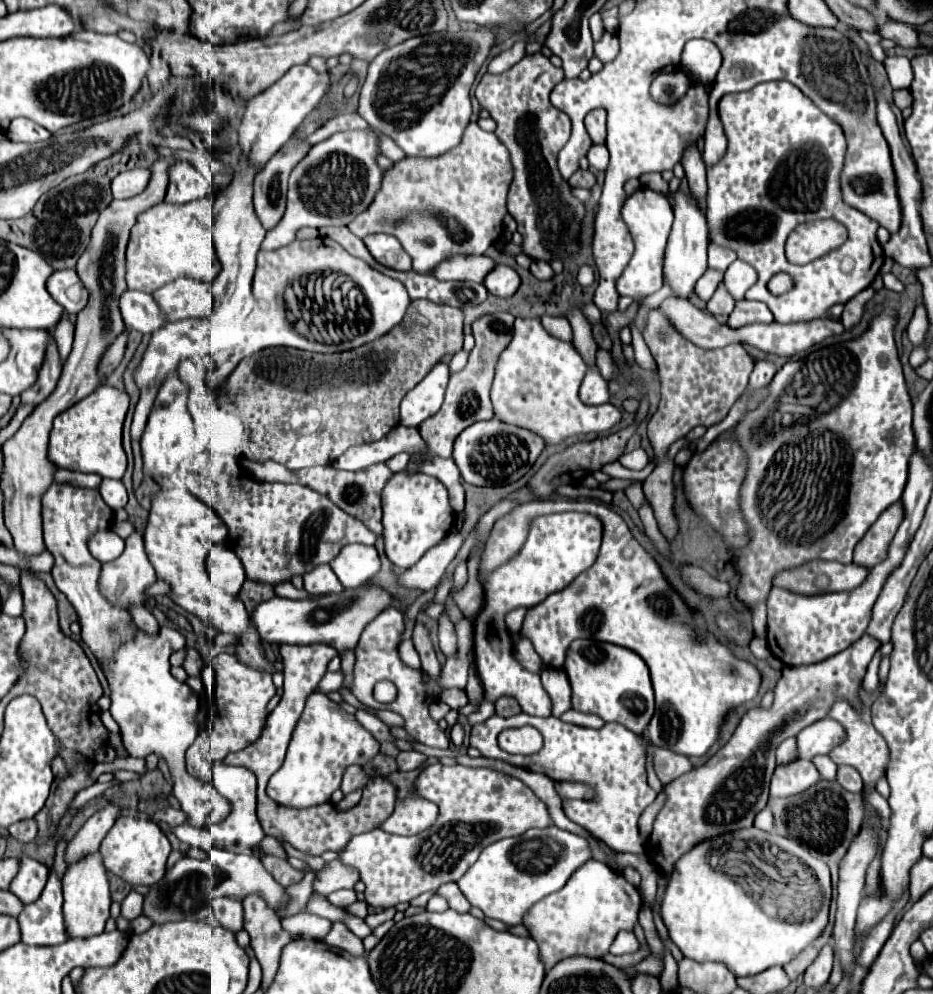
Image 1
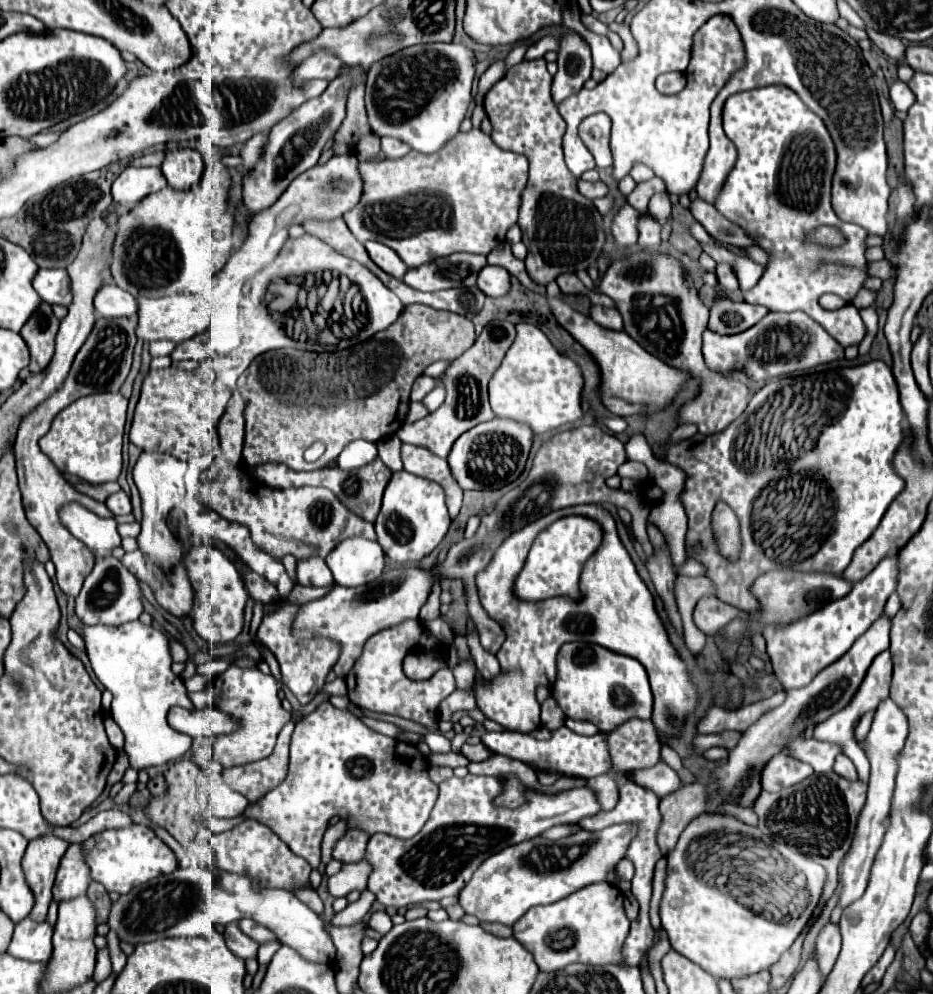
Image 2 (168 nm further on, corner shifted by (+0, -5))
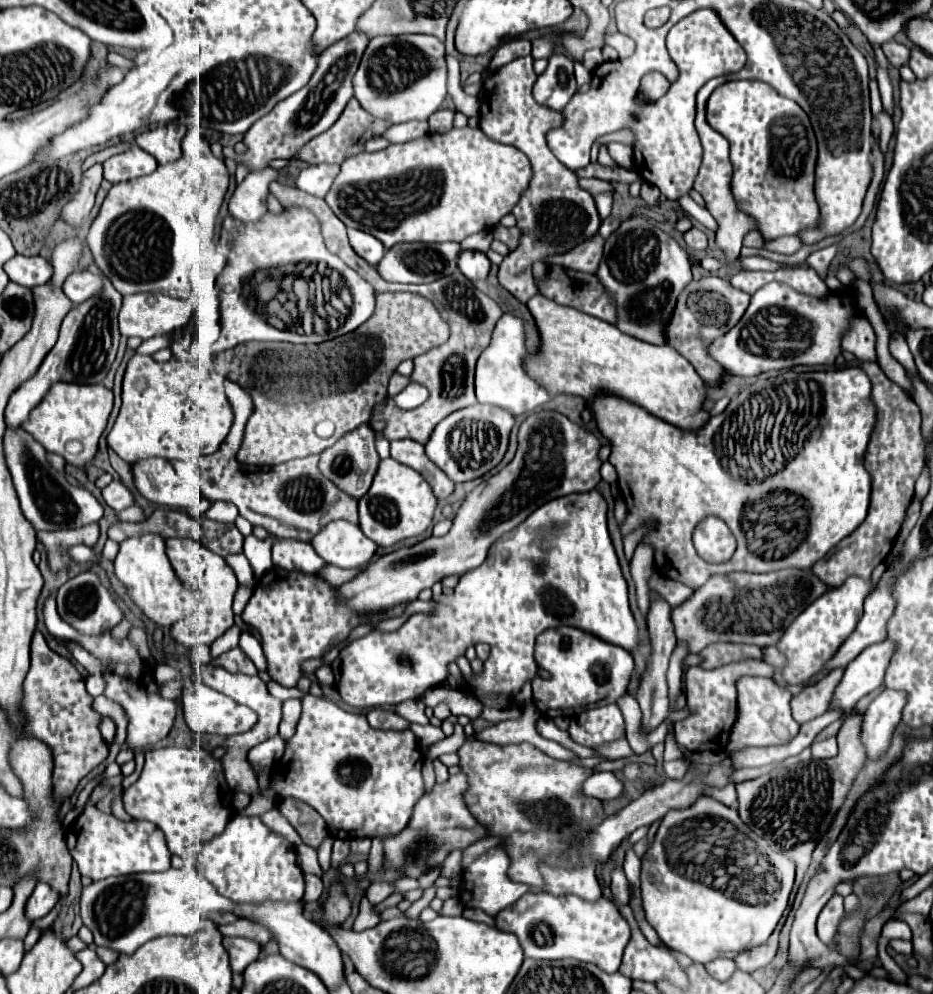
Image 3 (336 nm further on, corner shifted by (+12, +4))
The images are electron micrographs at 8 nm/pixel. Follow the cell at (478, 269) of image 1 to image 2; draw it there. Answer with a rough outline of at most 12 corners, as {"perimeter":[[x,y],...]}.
{"perimeter":[[450,254],[410,268],[422,292],[474,286],[486,256]]}

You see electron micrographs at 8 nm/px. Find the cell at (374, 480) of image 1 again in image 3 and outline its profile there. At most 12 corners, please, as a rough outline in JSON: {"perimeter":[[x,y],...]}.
{"perimeter":[[370,425],[322,451],[318,469],[360,499],[380,457]]}

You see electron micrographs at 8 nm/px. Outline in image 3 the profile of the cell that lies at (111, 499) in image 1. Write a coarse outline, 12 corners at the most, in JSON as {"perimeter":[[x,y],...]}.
{"perimeter":[[120,481],[102,489],[102,497],[114,511],[134,503],[132,493]]}

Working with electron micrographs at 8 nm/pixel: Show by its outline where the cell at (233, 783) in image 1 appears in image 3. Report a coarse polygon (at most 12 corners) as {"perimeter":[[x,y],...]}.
{"perimeter":[[234,815],[198,867],[238,903],[296,901],[296,849]]}

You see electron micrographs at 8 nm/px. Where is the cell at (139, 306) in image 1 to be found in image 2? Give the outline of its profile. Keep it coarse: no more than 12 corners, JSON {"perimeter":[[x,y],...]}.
{"perimeter":[[110,284],[94,296],[102,318],[132,316],[138,304],[132,294]]}

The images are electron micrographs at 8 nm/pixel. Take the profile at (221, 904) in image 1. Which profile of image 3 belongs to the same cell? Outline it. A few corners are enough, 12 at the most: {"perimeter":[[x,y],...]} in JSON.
{"perimeter":[[224,937],[232,971],[244,971],[260,945],[244,937]]}

